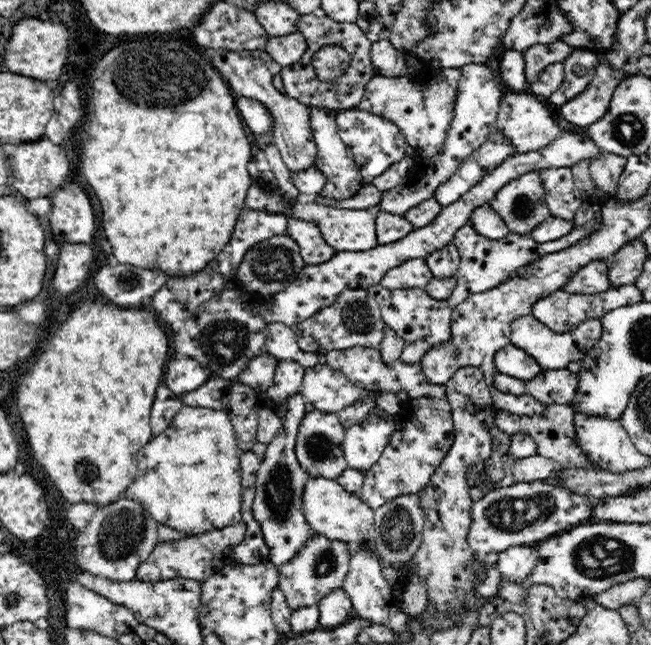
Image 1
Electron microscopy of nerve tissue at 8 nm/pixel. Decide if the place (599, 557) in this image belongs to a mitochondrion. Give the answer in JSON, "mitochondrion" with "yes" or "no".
{"mitochondrion":"yes"}

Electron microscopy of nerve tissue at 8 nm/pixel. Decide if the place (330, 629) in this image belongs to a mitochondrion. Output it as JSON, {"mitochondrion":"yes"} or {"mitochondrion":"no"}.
{"mitochondrion":"no"}

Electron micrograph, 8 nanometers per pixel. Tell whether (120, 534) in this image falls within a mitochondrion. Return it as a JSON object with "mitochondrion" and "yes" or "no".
{"mitochondrion":"yes"}

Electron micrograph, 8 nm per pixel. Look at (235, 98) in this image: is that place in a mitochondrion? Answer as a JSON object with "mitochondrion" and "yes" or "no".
{"mitochondrion":"no"}

